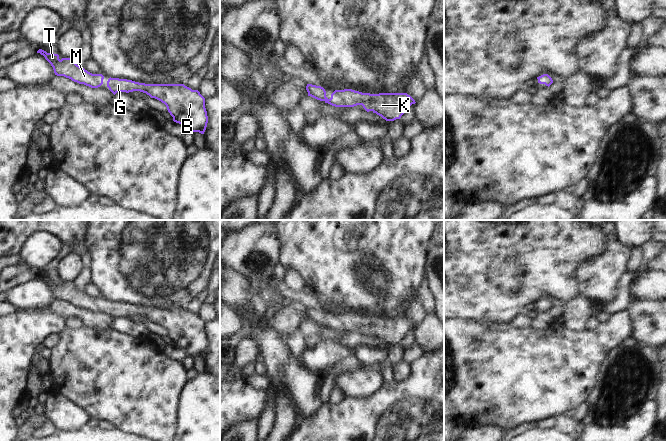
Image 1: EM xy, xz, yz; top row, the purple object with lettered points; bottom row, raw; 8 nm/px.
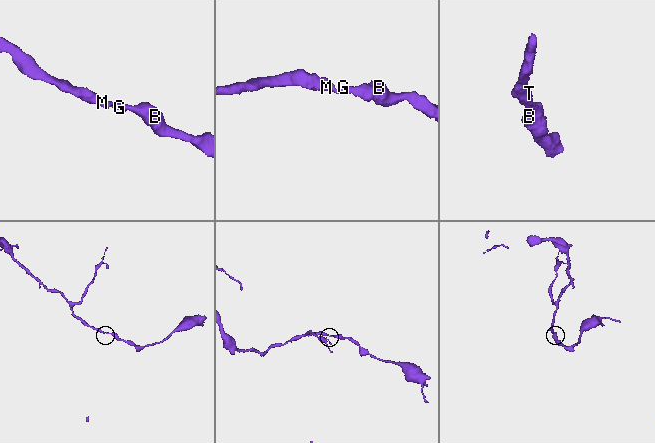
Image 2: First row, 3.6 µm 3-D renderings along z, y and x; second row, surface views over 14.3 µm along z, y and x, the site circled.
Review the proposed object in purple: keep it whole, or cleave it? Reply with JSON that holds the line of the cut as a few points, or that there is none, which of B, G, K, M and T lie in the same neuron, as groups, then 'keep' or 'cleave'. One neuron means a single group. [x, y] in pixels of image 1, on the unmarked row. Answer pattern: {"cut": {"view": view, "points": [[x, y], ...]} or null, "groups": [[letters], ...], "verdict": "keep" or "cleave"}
{"cut": null, "groups": [["B", "G", "K", "M", "T"]], "verdict": "keep"}

